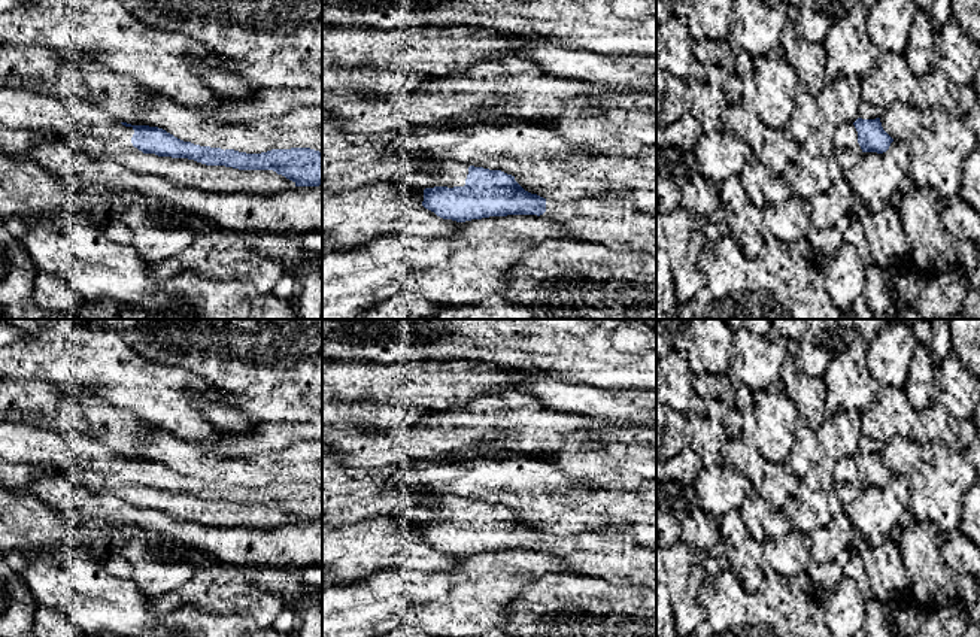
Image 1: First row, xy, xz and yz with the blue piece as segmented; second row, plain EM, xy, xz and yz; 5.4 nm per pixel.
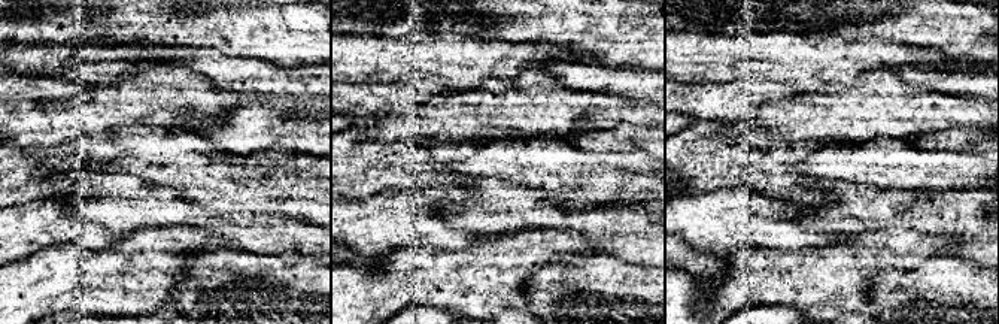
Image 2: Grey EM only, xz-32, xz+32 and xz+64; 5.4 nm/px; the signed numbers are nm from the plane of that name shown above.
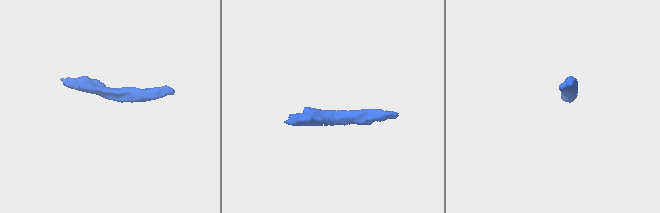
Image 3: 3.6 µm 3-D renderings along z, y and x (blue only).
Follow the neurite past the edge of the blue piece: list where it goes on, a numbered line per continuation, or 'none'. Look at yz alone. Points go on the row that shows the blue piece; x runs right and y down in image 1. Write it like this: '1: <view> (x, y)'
1: yz (847, 152)

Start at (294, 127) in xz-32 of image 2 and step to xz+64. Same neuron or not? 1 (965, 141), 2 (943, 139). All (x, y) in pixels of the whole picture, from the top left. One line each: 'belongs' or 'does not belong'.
1: belongs
2: belongs

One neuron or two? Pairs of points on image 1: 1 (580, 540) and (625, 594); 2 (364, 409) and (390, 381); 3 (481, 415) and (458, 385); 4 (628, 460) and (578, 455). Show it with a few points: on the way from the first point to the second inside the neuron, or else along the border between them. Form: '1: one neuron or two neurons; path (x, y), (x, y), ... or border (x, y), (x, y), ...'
1: two neurons; border (580, 573), (640, 585)
2: two neurons; border (337, 400), (391, 402)
3: two neurons; border (504, 391), (476, 396), (457, 406)
4: one neuron; path (616, 460), (589, 460)

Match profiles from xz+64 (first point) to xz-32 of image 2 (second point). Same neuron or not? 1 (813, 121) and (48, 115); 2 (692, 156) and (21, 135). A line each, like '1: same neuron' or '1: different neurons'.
1: same neuron
2: different neurons

